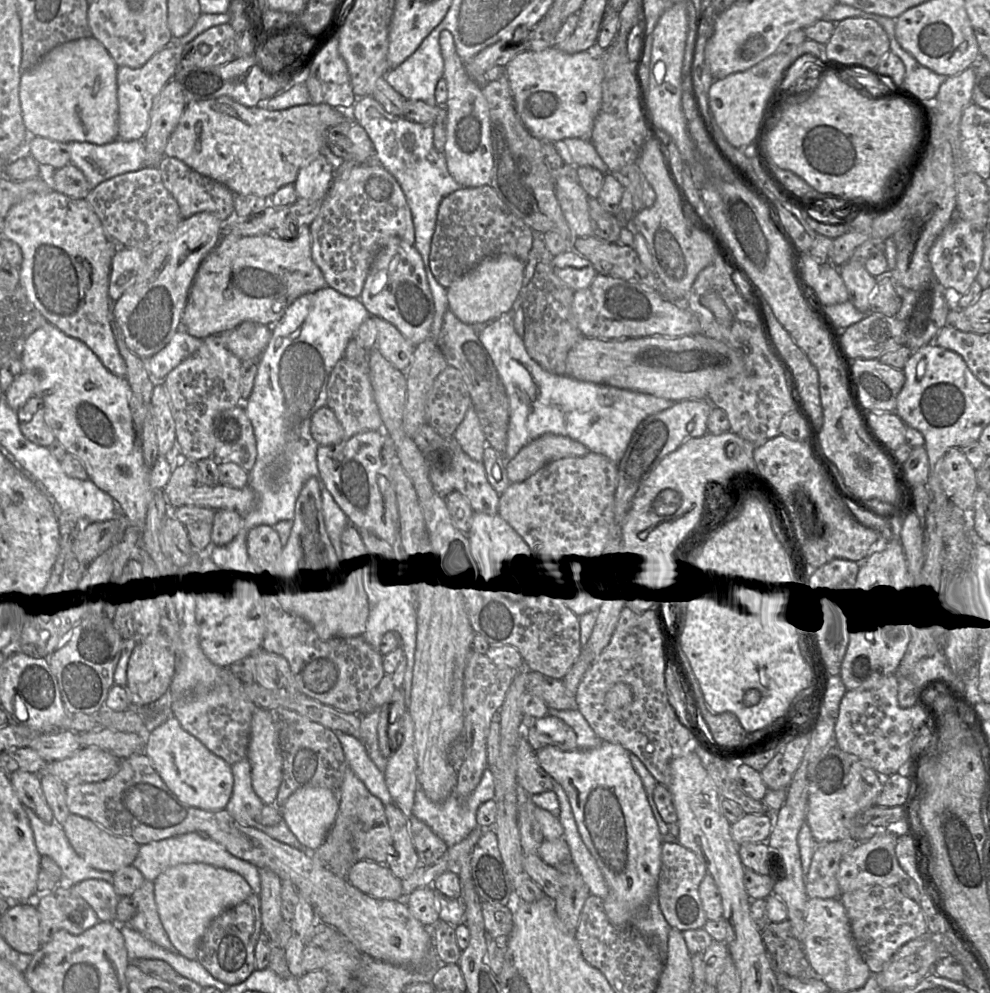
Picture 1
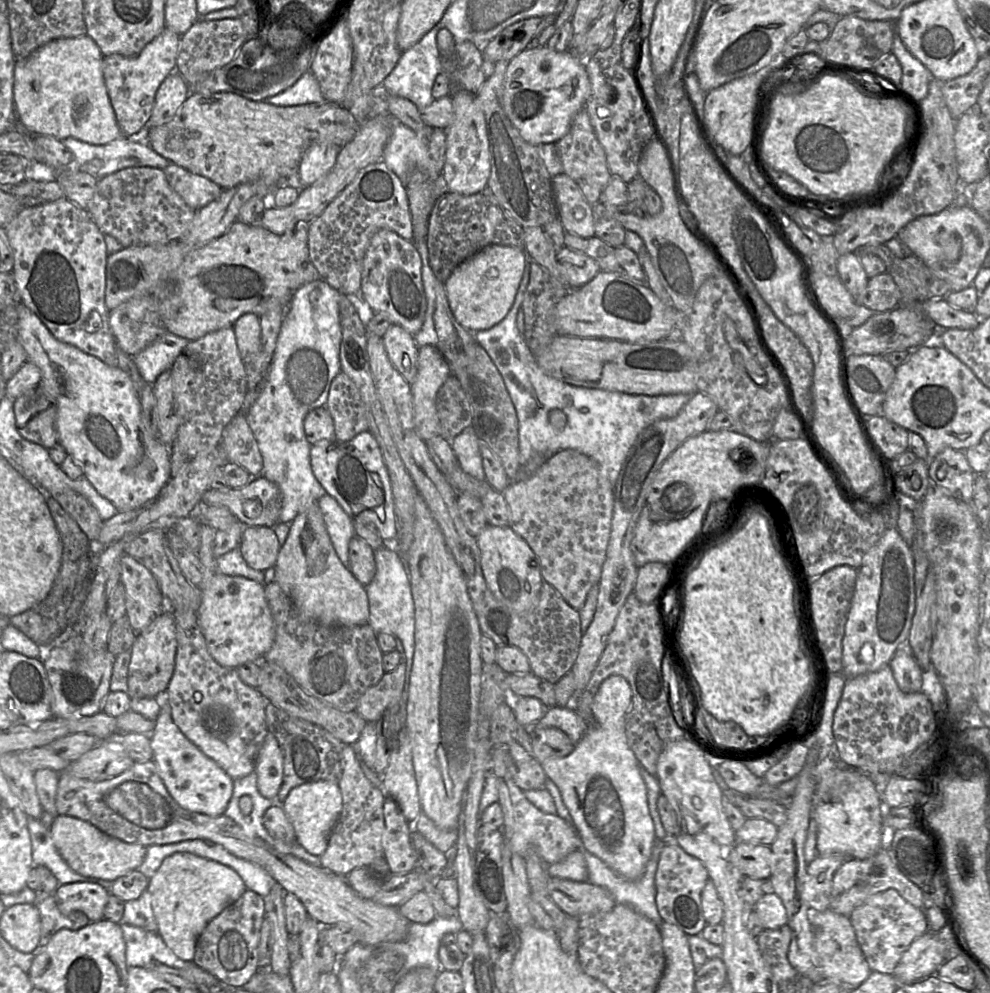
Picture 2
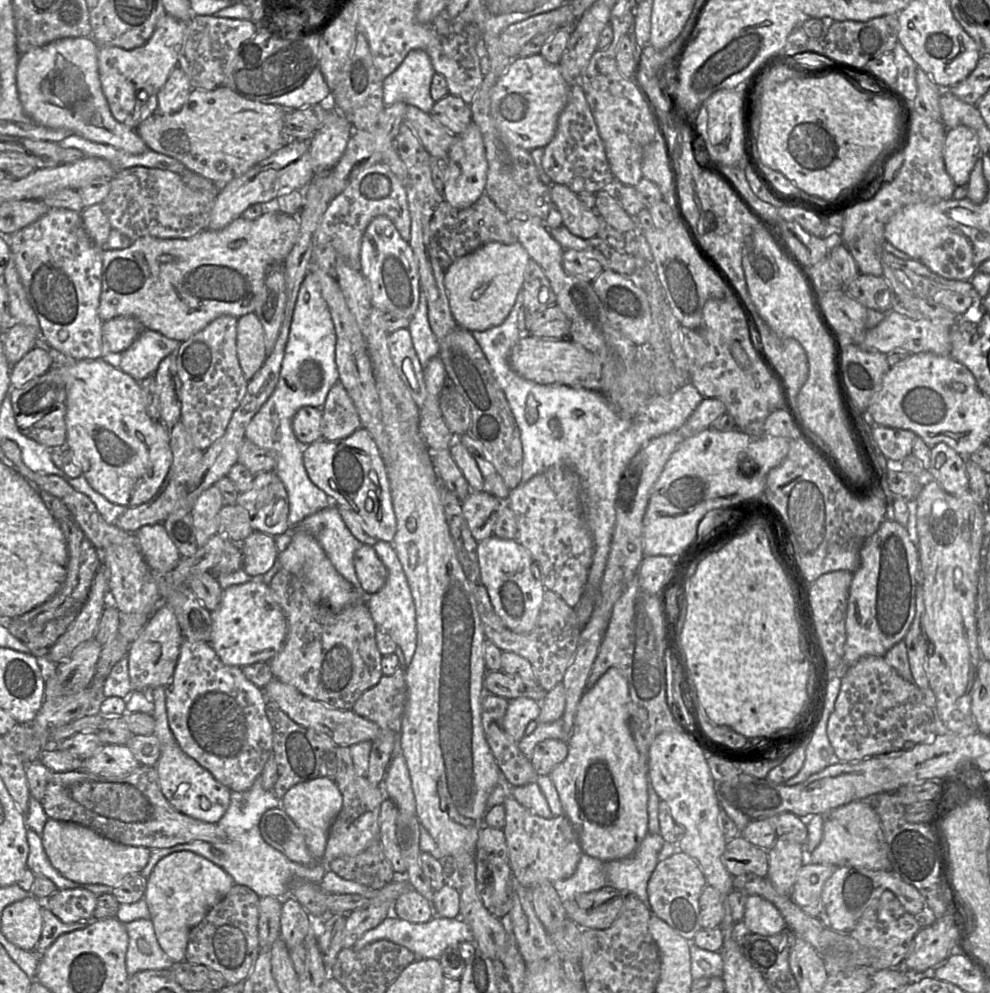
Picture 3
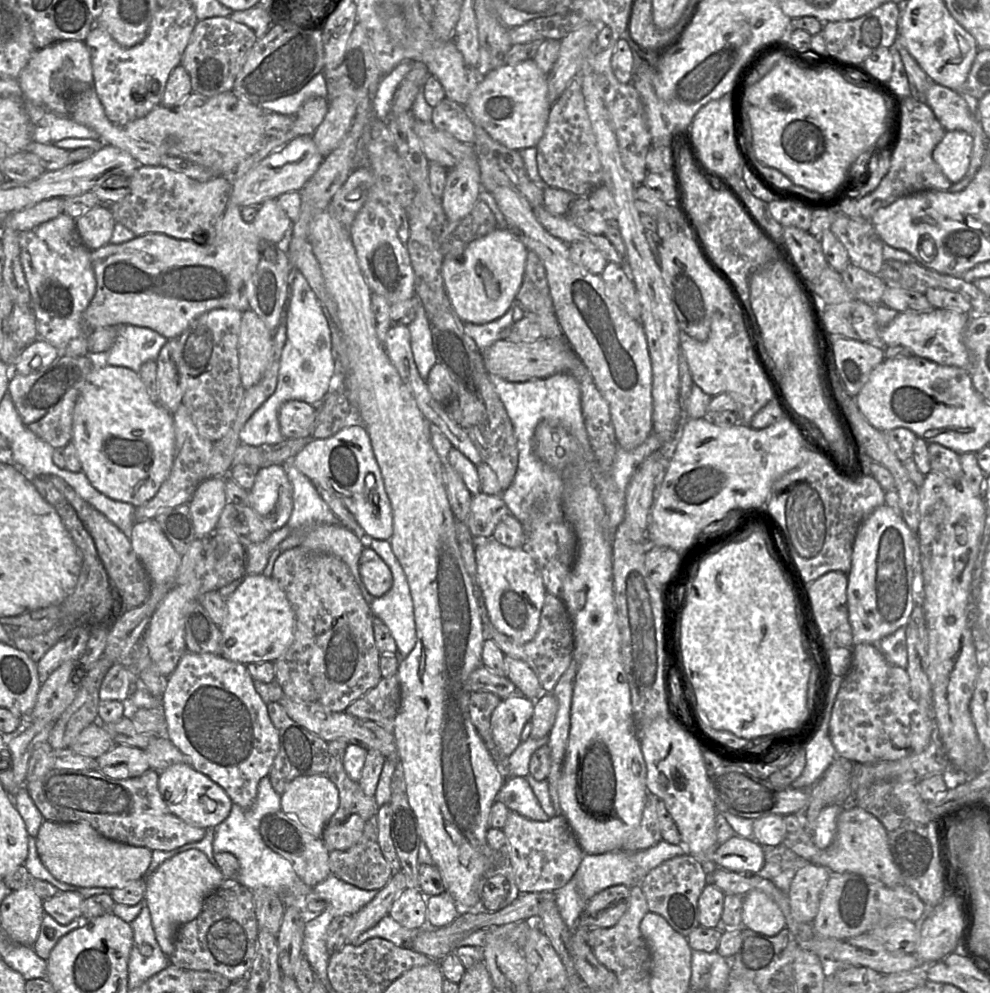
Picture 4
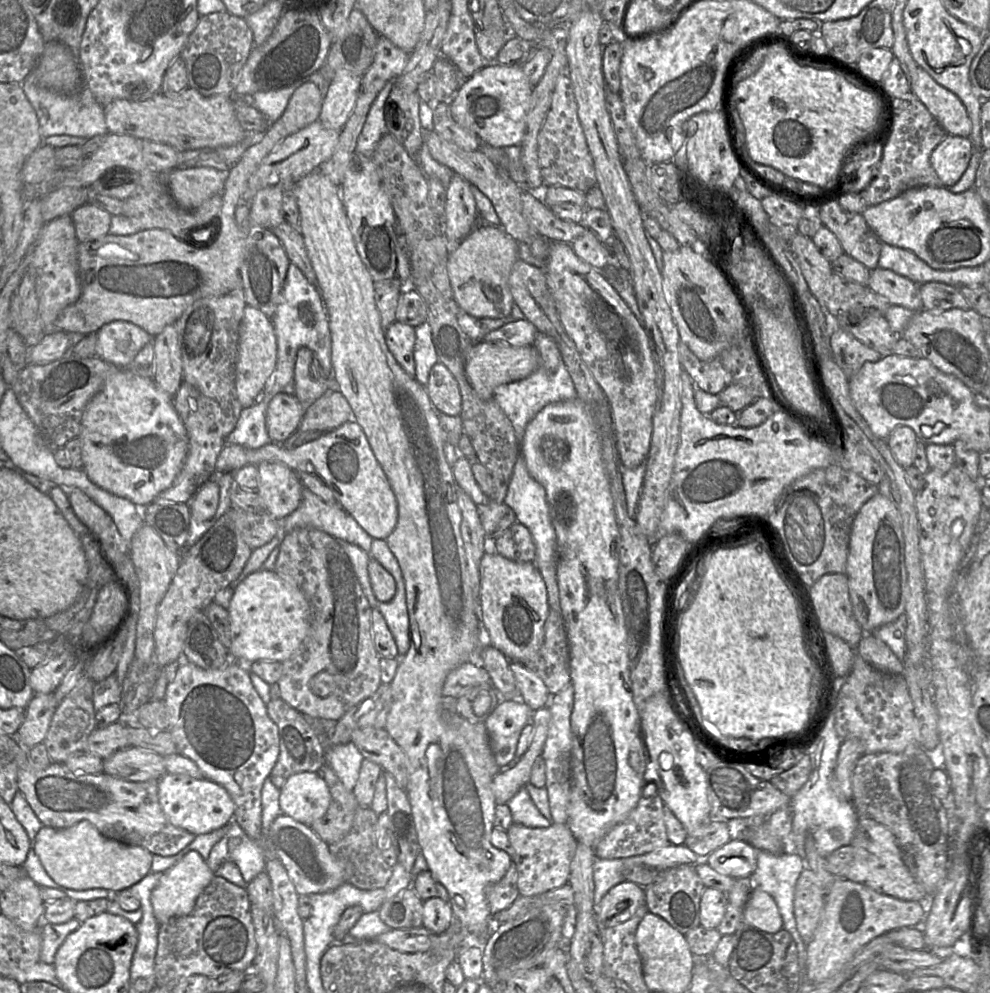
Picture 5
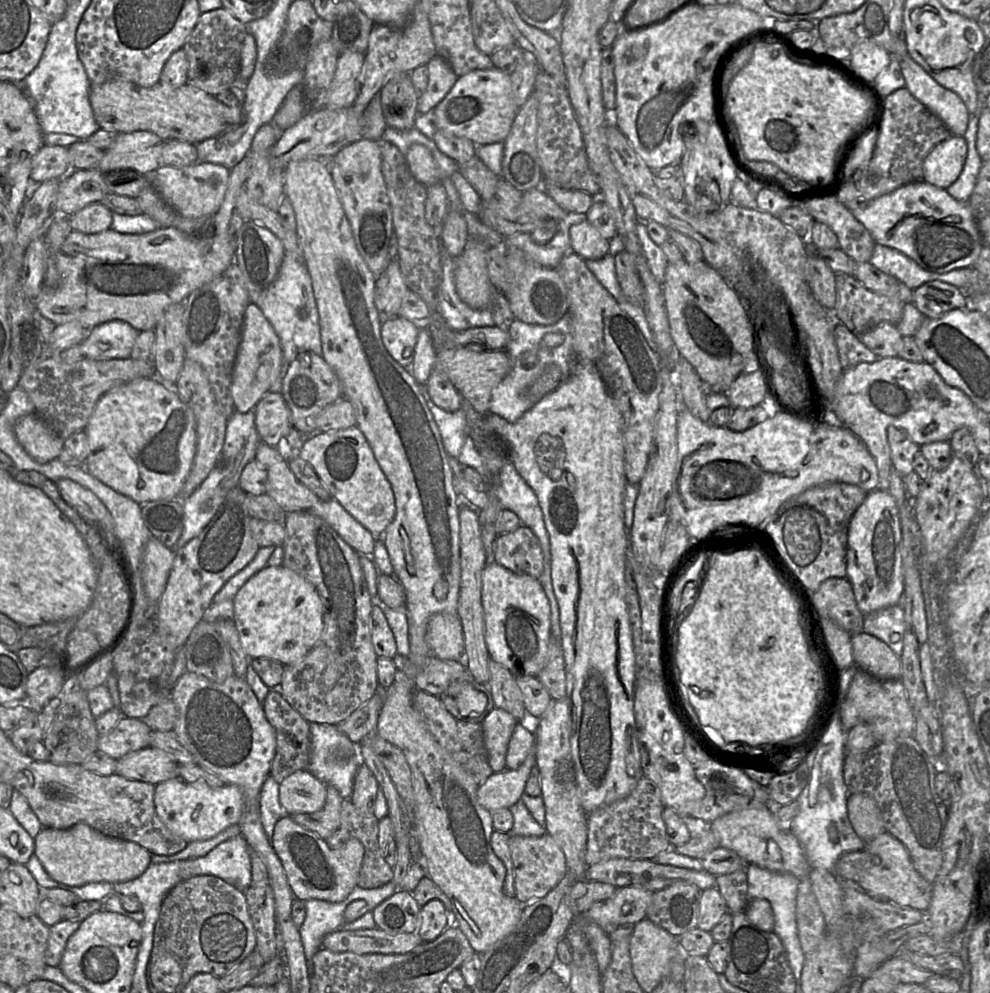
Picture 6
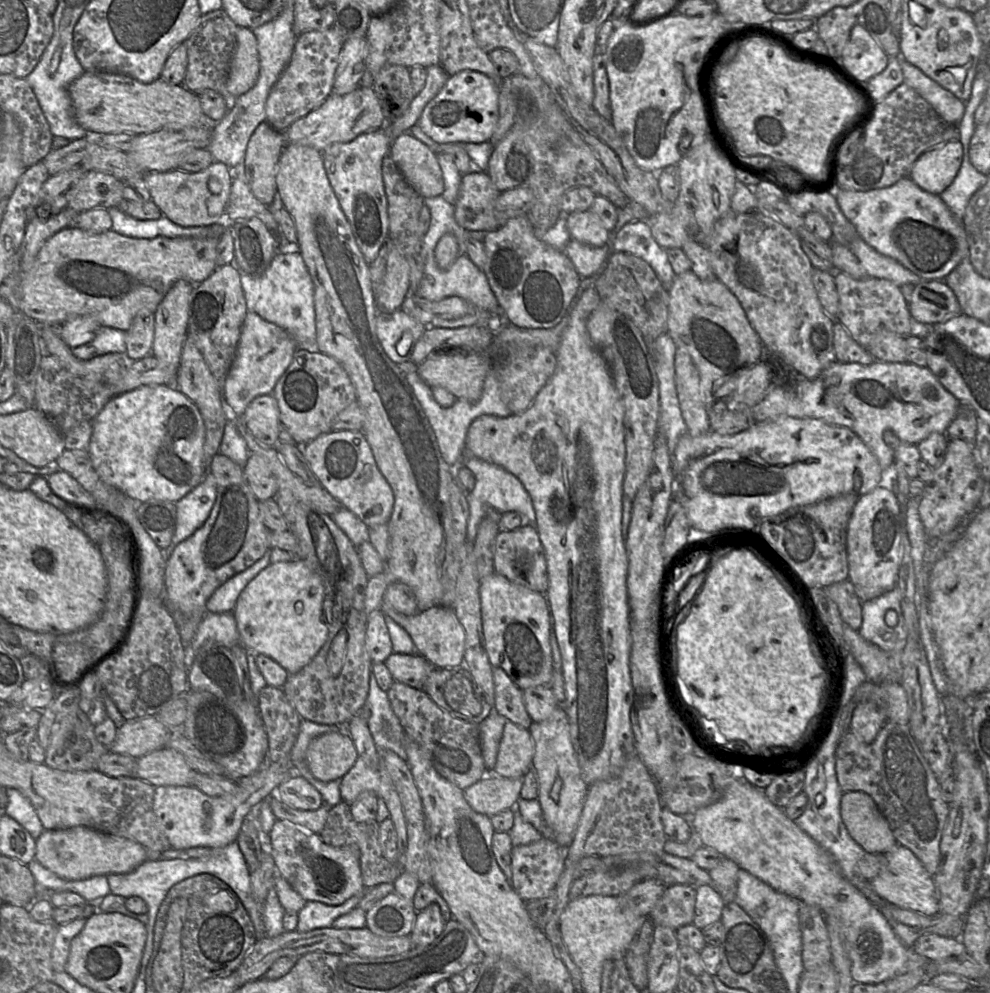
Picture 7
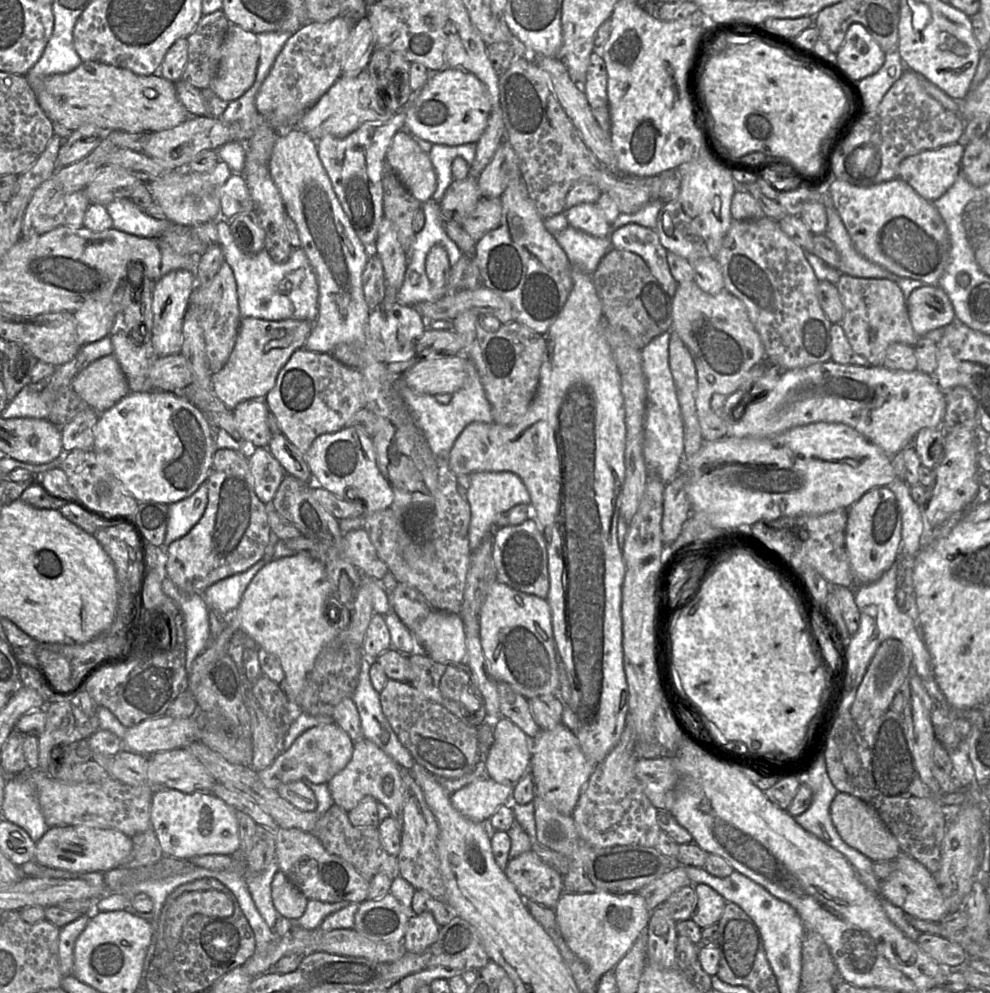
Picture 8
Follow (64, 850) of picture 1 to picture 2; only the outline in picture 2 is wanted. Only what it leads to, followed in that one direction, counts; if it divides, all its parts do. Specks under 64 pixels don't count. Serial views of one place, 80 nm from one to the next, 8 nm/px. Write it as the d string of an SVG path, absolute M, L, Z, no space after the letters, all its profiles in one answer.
M28 816L27 819L34 867L47 867L60 885L89 882L99 884L109 892L111 891L114 881L85 877L73 871L57 851L49 827L32 816Z

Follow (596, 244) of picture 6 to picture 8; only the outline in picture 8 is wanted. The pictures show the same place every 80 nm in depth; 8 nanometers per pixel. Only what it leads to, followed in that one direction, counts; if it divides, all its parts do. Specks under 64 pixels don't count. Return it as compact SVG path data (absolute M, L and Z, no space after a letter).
M595 203L575 205L564 210L568 224L595 237L607 236L610 224Z

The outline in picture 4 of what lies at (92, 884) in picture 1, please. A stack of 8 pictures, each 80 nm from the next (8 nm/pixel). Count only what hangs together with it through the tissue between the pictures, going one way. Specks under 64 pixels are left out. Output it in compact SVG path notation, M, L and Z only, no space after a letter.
M59 892L43 900L43 909L59 924L67 925L82 916L81 905L84 899L78 892Z

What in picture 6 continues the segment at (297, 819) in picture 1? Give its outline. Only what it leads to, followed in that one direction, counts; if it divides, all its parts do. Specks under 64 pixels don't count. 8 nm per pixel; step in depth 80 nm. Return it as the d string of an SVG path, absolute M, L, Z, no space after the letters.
M300 770L284 778L279 785L279 802L285 815L313 813L323 808L326 784L311 772Z

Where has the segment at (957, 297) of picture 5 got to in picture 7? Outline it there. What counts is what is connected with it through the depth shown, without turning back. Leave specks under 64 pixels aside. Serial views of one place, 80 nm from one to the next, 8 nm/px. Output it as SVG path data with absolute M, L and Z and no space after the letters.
M943 280L921 281L912 292L909 312L917 322L935 325L959 315L961 307Z

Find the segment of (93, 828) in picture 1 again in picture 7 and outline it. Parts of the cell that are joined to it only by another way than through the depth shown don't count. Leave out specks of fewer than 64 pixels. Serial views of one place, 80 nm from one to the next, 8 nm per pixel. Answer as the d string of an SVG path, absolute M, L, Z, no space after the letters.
M77 826L69 829L44 830L36 840L35 859L57 876L77 881L98 875L131 872L147 860L147 855L146 848L134 840L86 826Z

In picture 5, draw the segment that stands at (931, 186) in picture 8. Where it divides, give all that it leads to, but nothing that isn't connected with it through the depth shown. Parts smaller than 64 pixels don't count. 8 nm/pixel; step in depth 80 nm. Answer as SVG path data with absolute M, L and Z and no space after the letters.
M946 135L930 155L930 164L943 187L956 184L966 171L972 155L968 137Z

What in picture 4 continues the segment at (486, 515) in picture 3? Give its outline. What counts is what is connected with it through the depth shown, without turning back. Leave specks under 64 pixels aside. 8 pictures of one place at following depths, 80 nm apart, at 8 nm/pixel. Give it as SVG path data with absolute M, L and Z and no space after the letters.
M479 492L471 499L468 528L474 538L492 538L497 524L509 513L501 496Z

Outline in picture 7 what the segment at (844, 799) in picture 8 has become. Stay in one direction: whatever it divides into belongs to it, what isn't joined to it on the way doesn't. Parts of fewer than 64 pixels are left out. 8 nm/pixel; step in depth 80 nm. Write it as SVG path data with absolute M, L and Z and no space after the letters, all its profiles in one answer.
M843 792L840 813L849 834L866 853L886 854L898 844L875 801L865 792Z

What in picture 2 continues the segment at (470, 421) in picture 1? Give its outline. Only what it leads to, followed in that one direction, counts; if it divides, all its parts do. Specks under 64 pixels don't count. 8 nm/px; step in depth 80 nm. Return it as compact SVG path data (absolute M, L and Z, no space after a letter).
M471 427L464 429L451 440L451 448L464 472L478 480L485 480L480 441Z

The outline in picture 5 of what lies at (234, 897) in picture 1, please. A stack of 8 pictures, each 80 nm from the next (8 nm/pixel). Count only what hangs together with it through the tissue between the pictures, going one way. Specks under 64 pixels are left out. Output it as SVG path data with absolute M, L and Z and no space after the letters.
M197 851L188 852L175 865L163 872L150 897L158 925L166 923L171 918L190 914L195 906L197 897L214 876L215 873L211 871Z

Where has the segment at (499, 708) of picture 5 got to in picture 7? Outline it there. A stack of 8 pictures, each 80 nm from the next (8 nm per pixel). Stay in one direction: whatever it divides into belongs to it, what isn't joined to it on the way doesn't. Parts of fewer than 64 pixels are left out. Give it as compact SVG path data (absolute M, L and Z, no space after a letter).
M493 711L479 725L480 746L486 768L492 772L507 718Z

